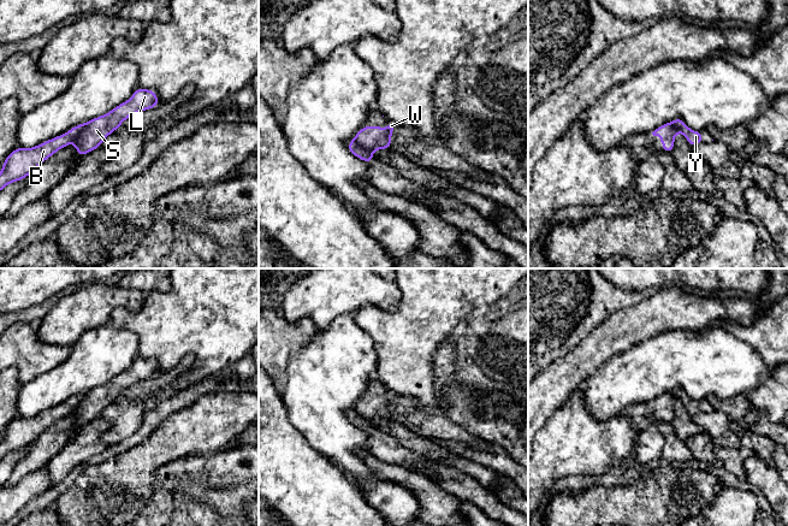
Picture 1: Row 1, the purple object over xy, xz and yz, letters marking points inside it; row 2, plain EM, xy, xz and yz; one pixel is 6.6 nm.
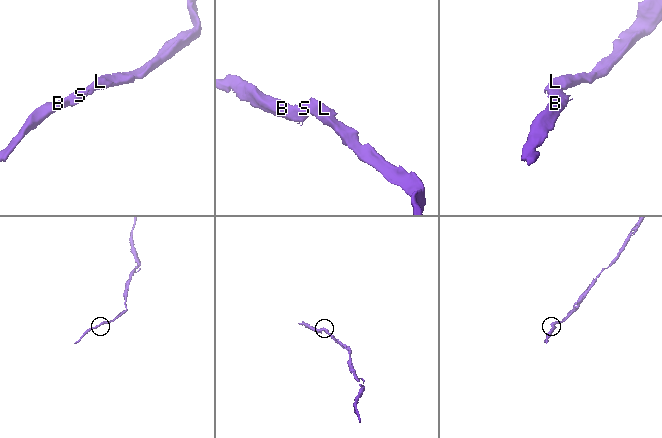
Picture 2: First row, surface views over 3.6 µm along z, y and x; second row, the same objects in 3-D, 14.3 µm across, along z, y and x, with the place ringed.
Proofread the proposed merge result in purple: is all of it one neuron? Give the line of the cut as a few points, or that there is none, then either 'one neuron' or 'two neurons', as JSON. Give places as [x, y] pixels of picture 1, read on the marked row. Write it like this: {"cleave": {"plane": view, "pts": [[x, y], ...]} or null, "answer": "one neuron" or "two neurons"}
{"cleave": {"plane": "xy", "pts": [[87, 123], [71, 141]]}, "answer": "two neurons"}

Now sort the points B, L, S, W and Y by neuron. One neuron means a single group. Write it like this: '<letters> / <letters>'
B Y / L S W

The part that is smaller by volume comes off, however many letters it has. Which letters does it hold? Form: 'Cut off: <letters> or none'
Cut off: B, Y

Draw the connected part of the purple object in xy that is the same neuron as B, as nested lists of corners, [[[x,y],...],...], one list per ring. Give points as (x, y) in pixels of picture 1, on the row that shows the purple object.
[[[87,123],[71,128],[67,132],[37,144],[32,148],[16,148],[2,162],[0,171],[0,191],[10,183],[26,178],[43,161],[59,149],[69,146]]]

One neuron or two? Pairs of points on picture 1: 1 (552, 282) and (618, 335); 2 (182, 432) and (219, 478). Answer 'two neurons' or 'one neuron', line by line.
1: two neurons
2: two neurons

